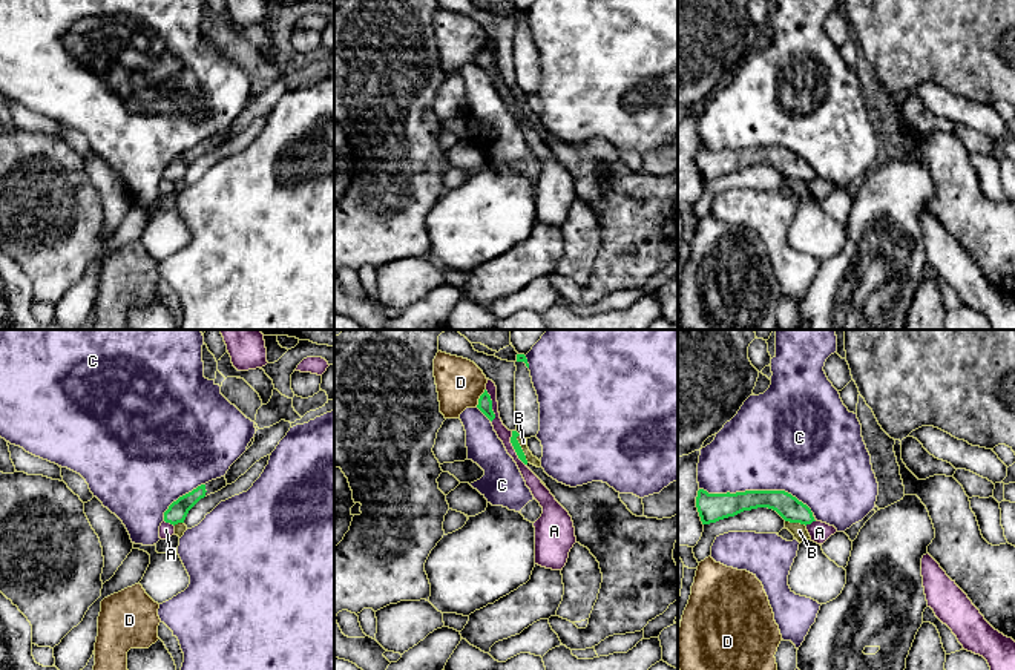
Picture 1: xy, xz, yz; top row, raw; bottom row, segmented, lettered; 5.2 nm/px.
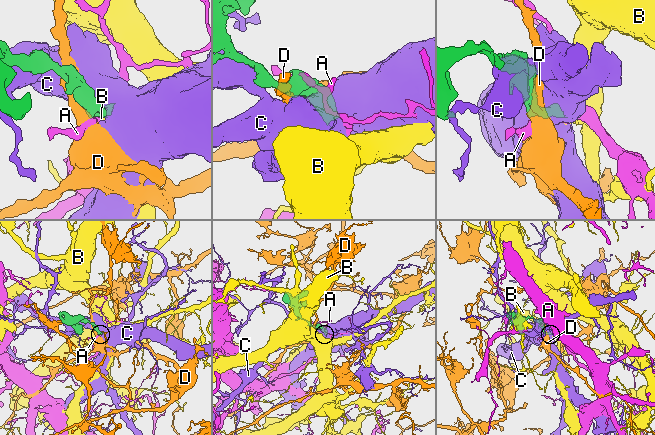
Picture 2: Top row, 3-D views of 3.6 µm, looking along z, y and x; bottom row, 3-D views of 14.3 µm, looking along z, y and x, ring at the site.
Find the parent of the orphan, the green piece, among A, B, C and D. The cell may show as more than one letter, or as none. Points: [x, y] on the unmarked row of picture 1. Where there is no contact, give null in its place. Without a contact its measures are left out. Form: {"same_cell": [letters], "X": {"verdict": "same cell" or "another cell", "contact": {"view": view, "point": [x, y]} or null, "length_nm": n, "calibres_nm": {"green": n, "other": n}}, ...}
{"same_cell": [], "A": {"verdict": "another cell", "contact": {"view": "xz", "point": [514, 105]}, "length_nm": 200, "calibres_nm": {"green": 40, "other": 80}}, "B": {"verdict": "another cell", "contact": {"view": "xz", "point": [520, 105]}, "length_nm": 160, "calibres_nm": {"green": 40, "other": 50}}, "C": {"verdict": "another cell", "contact": {"view": "yz", "point": [756, 147]}, "length_nm": 600, "calibres_nm": {"green": 150, "other": 480}}, "D": {"verdict": "another cell", "contact": {"view": "xz", "point": [480, 54]}, "length_nm": 120, "calibres_nm": {"green": 80, "other": 240}}}

